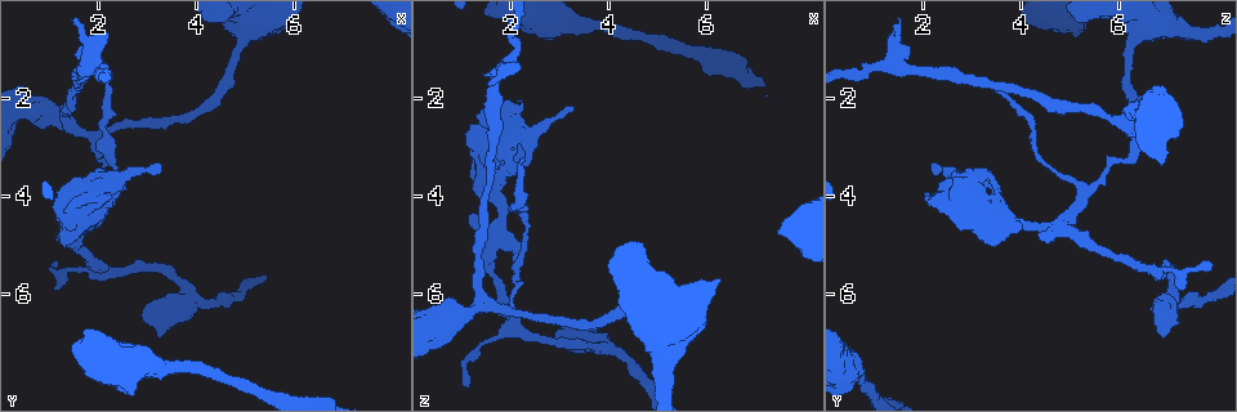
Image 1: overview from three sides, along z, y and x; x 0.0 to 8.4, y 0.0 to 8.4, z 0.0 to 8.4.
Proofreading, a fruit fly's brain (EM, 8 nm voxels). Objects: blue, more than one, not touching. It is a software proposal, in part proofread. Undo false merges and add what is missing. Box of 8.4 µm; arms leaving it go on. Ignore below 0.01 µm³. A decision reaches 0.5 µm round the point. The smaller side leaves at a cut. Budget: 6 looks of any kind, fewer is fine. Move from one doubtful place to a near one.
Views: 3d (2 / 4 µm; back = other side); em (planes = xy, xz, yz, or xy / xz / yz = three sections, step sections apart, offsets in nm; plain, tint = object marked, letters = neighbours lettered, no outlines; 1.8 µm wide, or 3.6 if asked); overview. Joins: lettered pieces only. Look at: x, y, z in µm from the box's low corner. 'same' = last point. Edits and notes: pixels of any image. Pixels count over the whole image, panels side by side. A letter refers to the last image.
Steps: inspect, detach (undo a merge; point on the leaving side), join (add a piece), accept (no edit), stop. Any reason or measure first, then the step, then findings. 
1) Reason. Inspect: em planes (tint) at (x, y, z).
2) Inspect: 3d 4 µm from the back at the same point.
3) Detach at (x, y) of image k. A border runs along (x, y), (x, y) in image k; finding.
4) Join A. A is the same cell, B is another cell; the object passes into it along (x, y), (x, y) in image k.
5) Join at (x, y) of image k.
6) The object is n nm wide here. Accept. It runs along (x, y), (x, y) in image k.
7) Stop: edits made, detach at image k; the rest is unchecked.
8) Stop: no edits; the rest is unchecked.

Free end. Inspect: 3d 2 µm at (1.10, 5.40, 7.85).

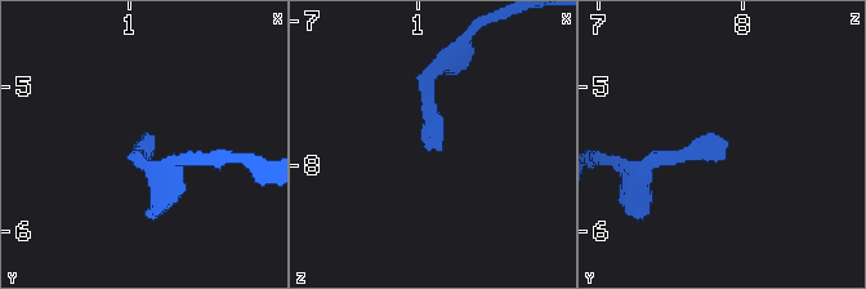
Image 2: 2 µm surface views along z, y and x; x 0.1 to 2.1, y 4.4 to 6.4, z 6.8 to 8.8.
Now the EM. Inspect: em planes (letters) at (1.18, 5.40, 7.92).

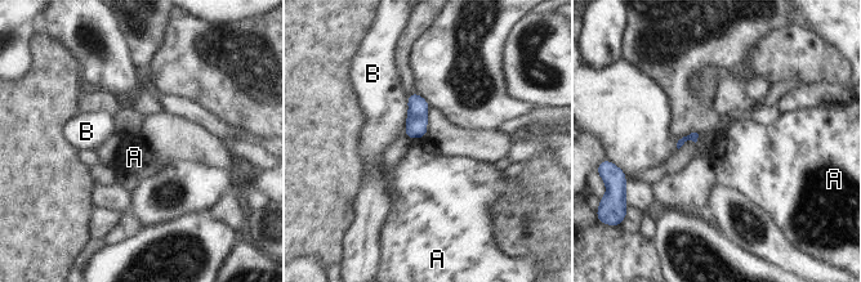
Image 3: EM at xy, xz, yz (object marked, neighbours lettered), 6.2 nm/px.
Accept. A and B are other cells; a border runs along (425, 137), (415, 137), (411, 140) in image 3; none of them fits.

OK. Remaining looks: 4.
Sharp bend. Inspect: em yz step 4 (tint) at (2.00, 4.45, 4.95).

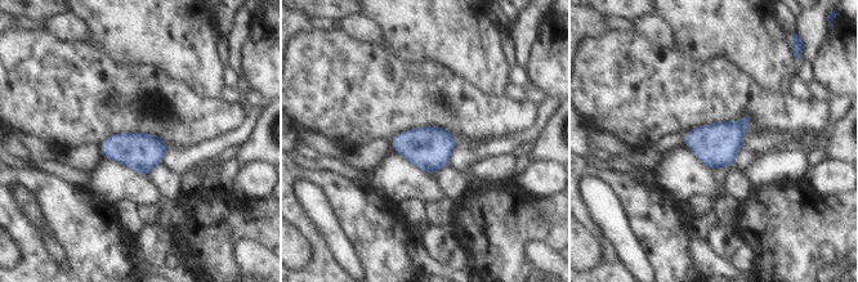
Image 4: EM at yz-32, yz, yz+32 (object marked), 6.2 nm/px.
Inspect: em planes (letters) at the same point.

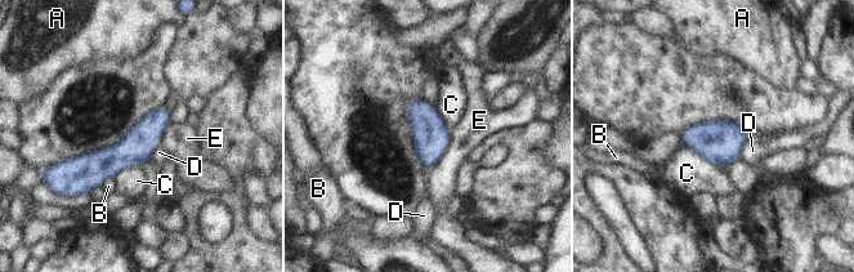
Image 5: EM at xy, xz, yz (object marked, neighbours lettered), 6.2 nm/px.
Accept. A, B, C, D and E are other cells; it runs along (165, 114), (124, 155), (67, 164) in image 5; continuous, no second neuron.

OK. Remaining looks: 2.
Stop: no edits; the rest is unchecked.

